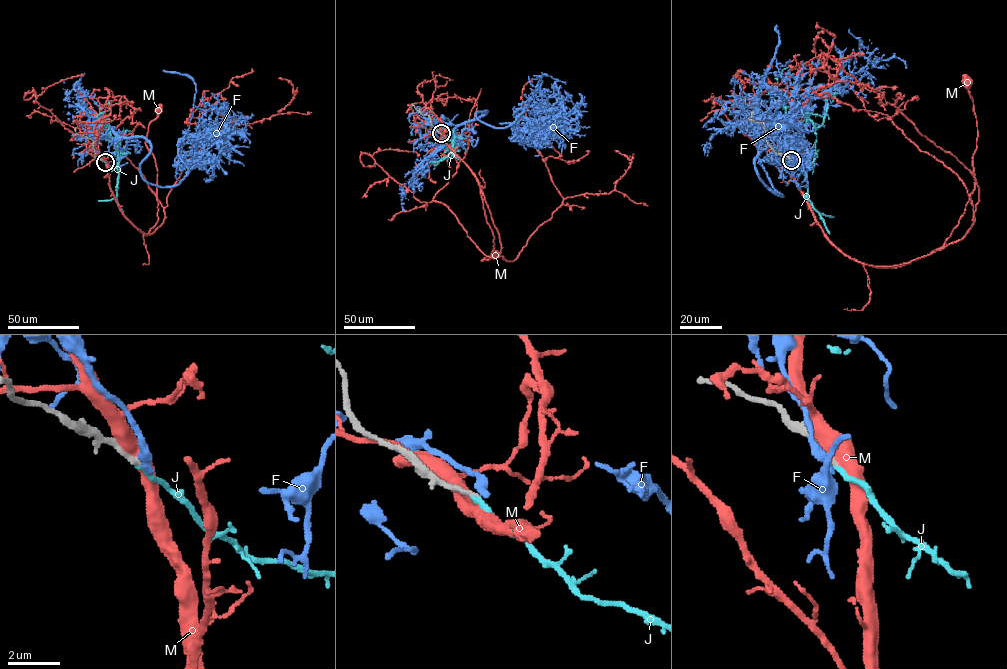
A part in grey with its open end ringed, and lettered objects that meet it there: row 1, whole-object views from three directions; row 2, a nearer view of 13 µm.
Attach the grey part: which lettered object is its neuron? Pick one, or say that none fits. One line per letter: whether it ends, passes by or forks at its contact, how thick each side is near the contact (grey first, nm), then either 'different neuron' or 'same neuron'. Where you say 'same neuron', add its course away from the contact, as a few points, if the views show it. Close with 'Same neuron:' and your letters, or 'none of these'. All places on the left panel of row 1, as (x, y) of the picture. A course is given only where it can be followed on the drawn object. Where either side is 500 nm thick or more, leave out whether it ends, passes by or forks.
F: it ends; calibres 240 and 400 nm; different neuron
J: it ends; calibres 220 and 200 nm; same neuron; course (105, 162), (116, 168), (119, 162), (117, 146), (110, 129), (97, 116), (111, 109), (106, 99)
M: calibres 280 and 550 nm; different neuron
Same neuron: J

